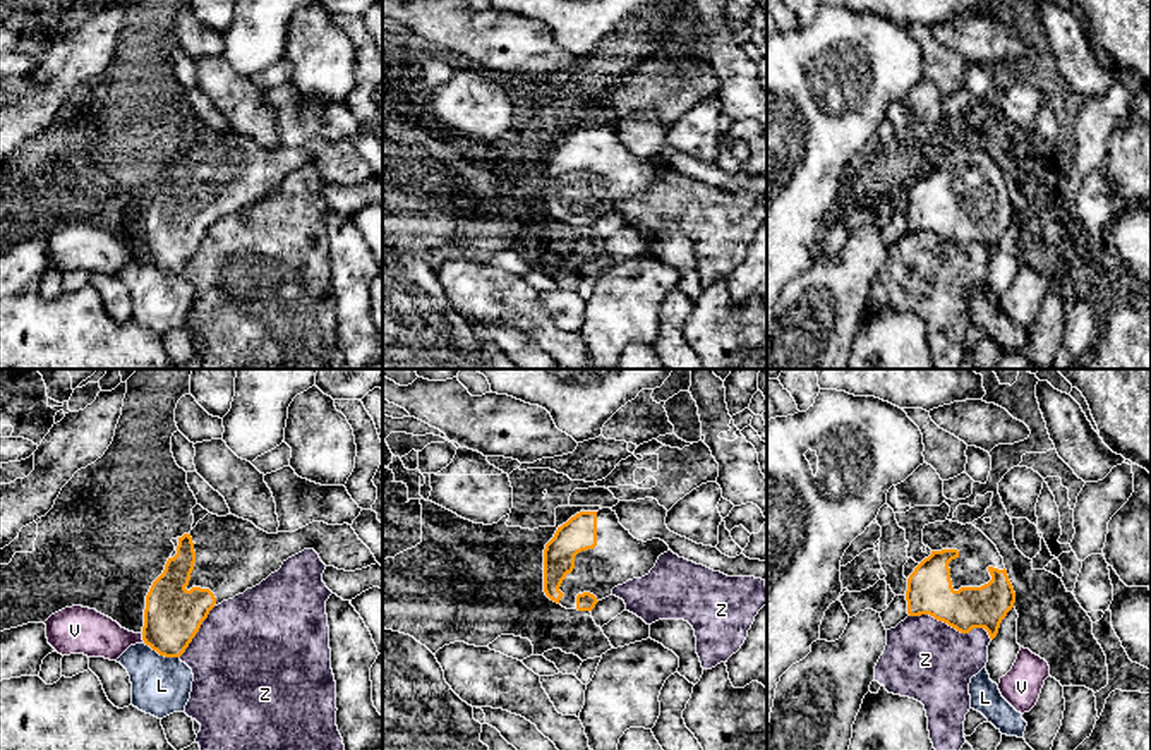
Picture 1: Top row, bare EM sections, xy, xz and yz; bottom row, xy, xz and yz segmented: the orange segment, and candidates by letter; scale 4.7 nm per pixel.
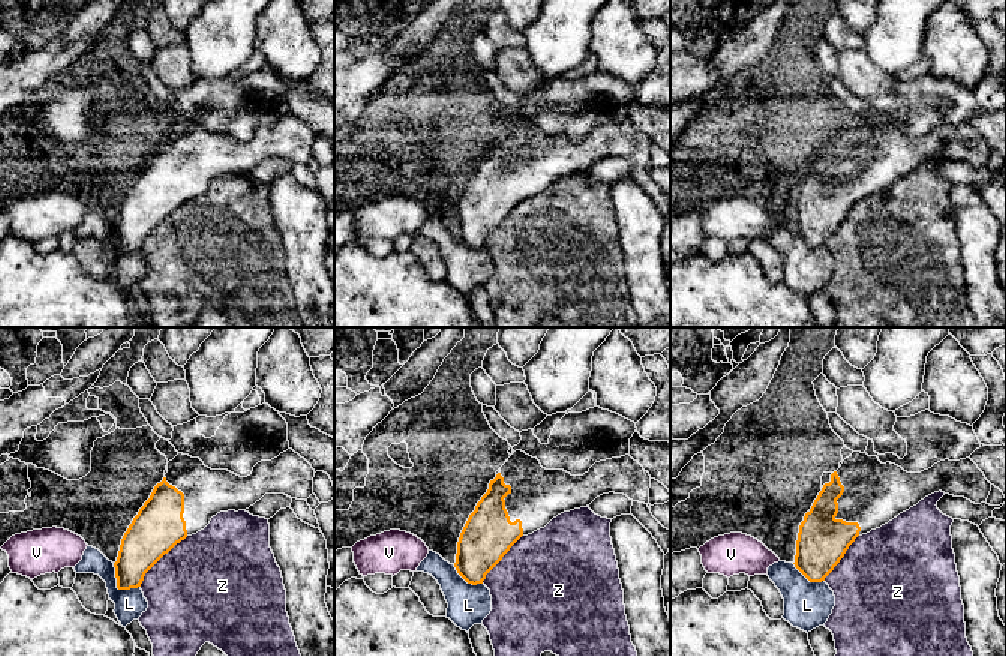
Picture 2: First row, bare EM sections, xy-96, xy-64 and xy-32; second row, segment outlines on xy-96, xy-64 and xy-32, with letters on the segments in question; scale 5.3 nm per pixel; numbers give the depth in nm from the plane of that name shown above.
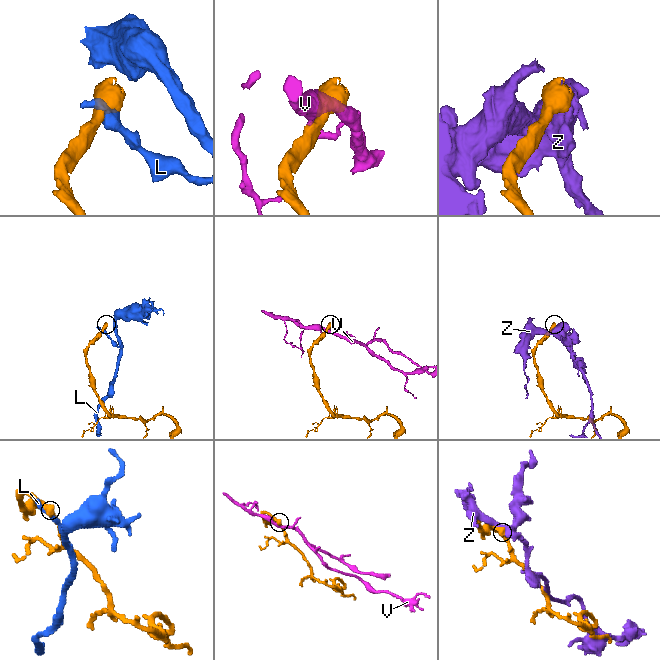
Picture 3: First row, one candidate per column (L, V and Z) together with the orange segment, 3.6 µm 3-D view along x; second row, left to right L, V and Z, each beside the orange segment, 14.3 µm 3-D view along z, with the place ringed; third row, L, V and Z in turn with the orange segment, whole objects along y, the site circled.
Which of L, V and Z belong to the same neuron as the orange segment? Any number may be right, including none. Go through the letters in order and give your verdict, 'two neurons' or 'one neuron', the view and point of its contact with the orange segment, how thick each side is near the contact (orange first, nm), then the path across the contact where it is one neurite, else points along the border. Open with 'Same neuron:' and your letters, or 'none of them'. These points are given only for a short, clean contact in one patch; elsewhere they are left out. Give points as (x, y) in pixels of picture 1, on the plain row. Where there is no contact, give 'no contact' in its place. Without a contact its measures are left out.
Same neuron: none of them
L: two neurons; meets orange in xy at (162, 270); 280 nm thick on the orange side, 280 nm on the other; border along xy (144, 258), (160, 270), (179, 273)
V: two neurons; meets orange in xy at (143, 254); 280 nm thick on the orange side, 200 nm on the other
Z: two neurons; meets orange in yz at (952, 242); 220 nm thick on the orange side, 380 nm on the other

